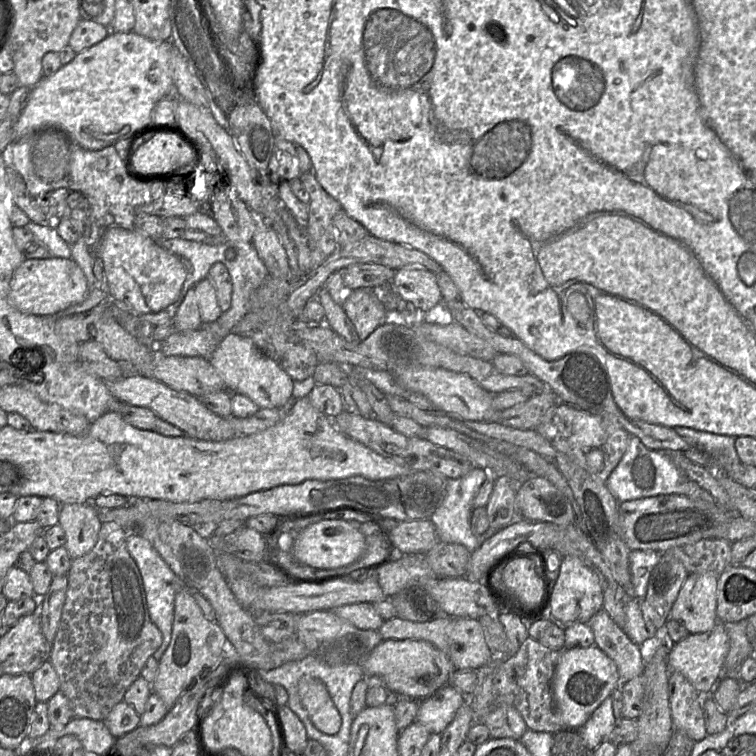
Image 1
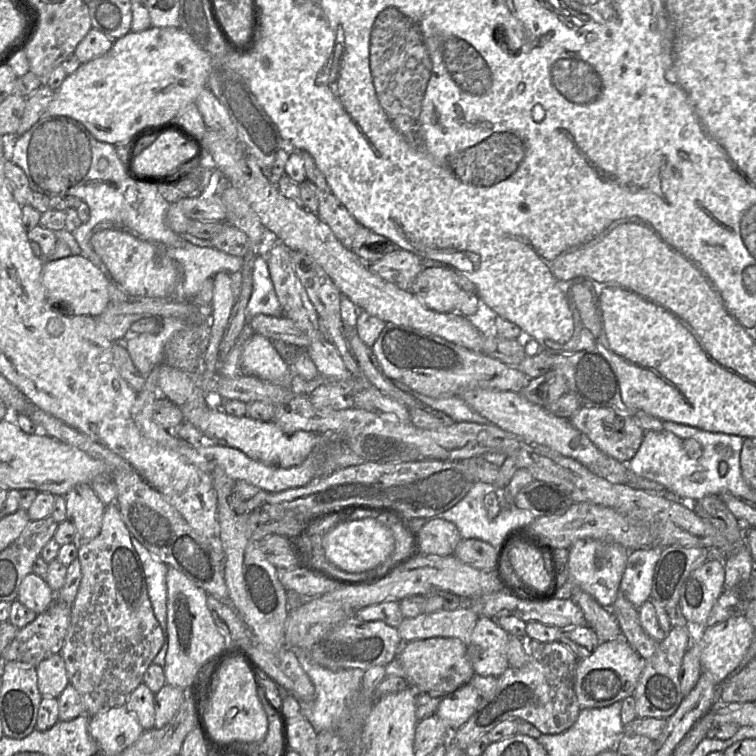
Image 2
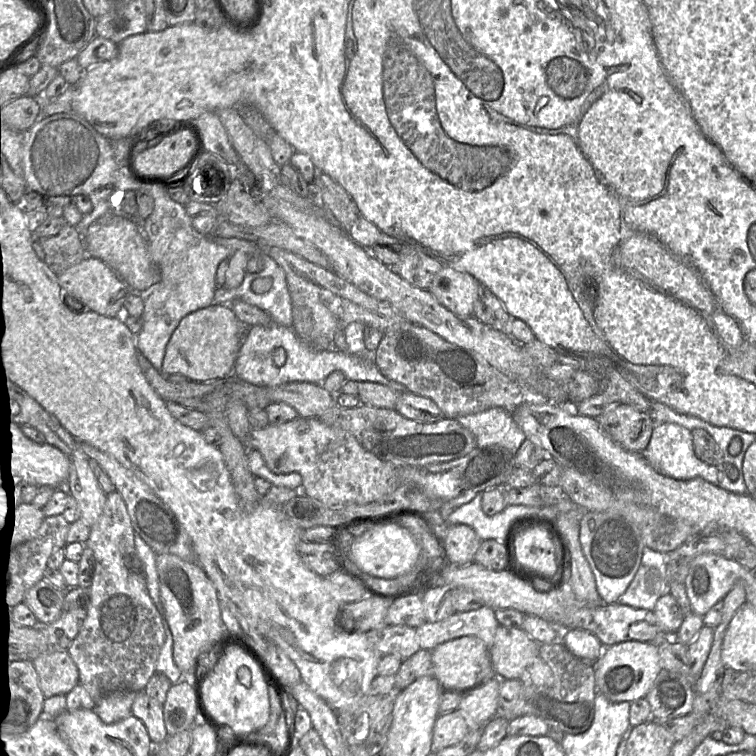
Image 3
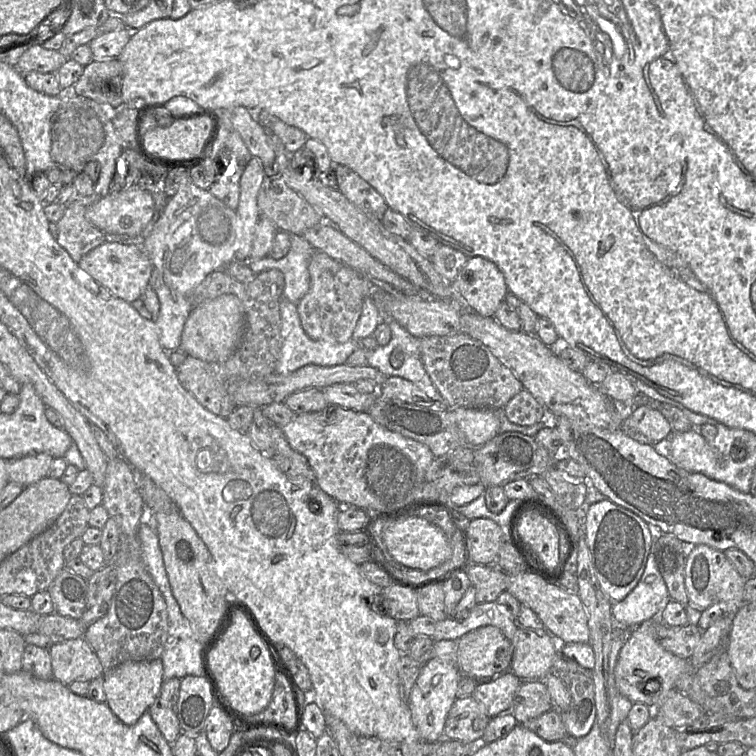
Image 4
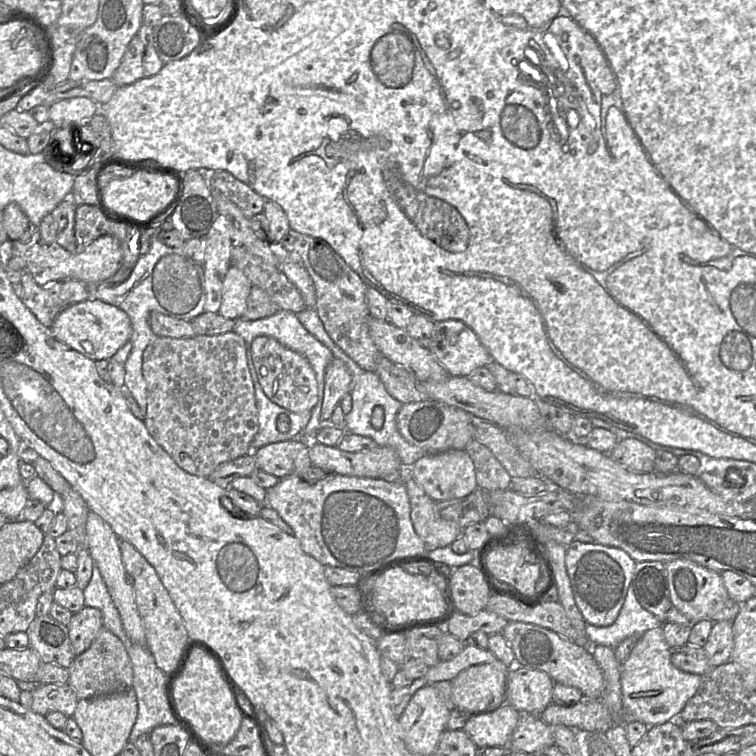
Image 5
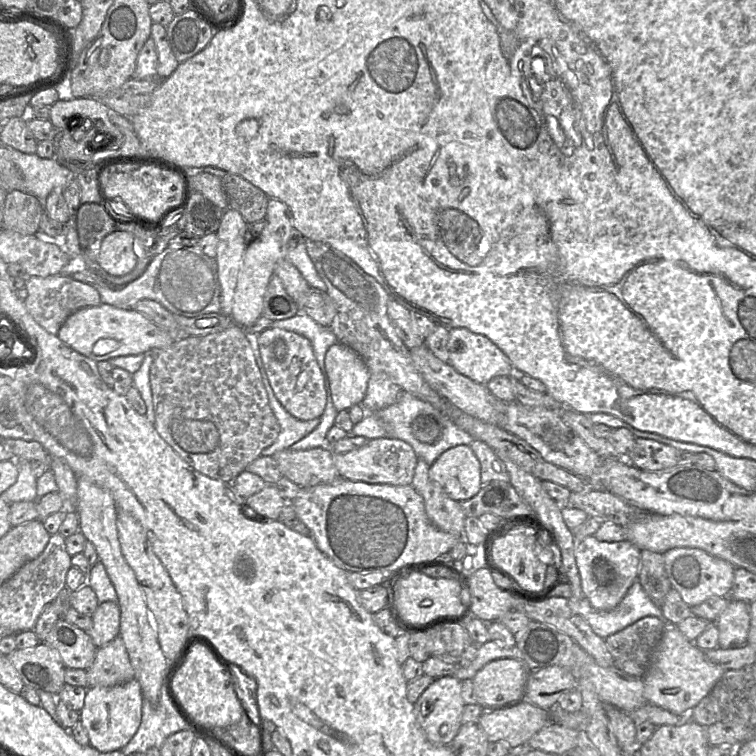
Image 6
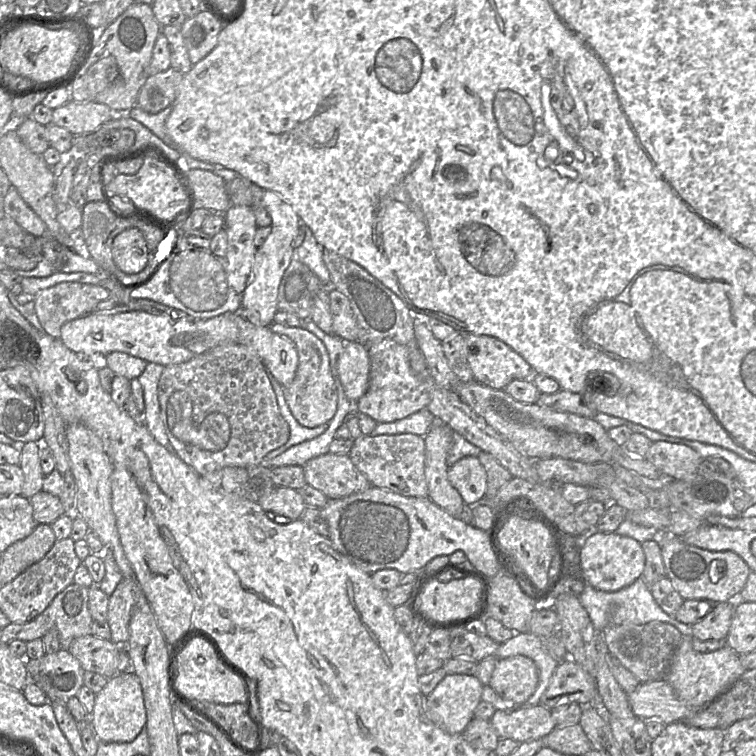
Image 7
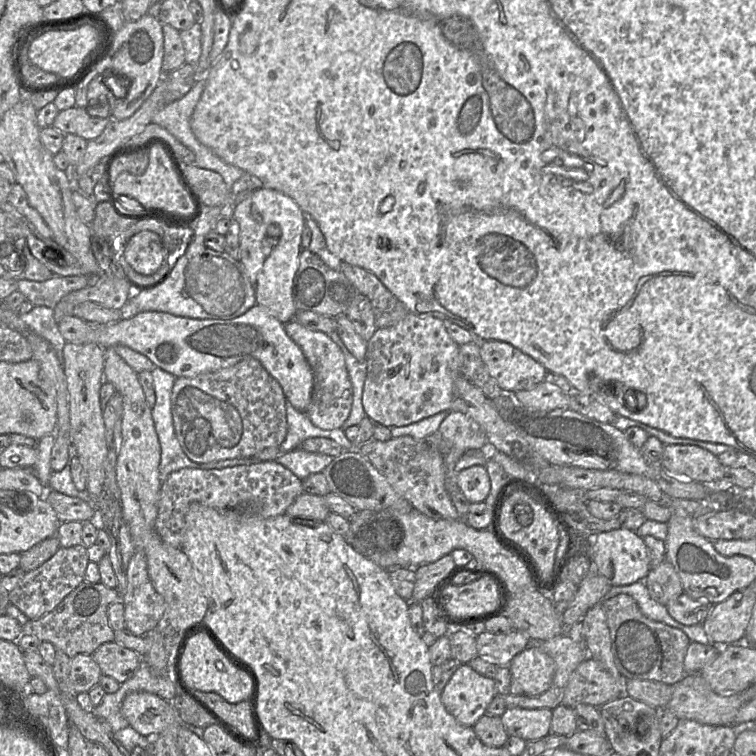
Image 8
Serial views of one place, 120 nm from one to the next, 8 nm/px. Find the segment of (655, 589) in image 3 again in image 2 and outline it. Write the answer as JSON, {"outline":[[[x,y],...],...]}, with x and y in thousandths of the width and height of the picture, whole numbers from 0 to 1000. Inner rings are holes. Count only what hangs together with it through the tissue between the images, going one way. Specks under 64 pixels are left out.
{"outline":[[[861,722],[833,729],[831,733],[820,784],[841,804],[861,791],[865,754],[876,729],[873,722]]]}

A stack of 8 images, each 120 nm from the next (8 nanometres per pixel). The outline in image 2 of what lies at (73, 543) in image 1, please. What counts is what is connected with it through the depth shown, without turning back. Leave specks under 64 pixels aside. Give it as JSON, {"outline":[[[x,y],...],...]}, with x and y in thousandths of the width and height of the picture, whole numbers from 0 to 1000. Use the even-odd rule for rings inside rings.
{"outline":[[[103,640],[87,655],[87,684],[101,700],[103,721],[119,717],[135,698],[140,668],[124,651],[120,640]]]}

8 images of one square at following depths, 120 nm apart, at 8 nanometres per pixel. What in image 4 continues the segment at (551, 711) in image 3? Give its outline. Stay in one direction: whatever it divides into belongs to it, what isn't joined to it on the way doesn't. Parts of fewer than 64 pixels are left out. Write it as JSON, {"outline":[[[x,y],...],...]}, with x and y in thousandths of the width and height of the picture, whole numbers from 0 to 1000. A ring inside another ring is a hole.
{"outline":[[[739,864],[728,884],[728,892],[738,897],[754,918],[754,930],[749,938],[735,939],[729,933],[728,939],[737,942],[750,972],[761,978],[774,974],[788,951],[783,888]]]}

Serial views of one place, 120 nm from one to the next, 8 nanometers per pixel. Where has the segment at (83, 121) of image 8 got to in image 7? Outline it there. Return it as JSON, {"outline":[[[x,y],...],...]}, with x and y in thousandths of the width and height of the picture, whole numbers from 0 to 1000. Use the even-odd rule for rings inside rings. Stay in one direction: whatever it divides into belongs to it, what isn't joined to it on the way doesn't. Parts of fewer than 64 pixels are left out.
{"outline":[[[94,132],[70,146],[69,163],[89,171],[97,179],[111,179],[127,173],[151,156],[152,151],[152,147],[135,136]]]}

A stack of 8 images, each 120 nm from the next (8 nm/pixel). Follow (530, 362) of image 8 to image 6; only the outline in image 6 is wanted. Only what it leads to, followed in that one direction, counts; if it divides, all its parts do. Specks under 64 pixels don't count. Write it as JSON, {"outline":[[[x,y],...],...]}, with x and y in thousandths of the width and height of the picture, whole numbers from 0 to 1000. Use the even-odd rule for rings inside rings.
{"outline":[[[607,433],[594,435],[593,481],[624,504],[642,509],[652,499],[676,497],[679,483],[642,443]]]}

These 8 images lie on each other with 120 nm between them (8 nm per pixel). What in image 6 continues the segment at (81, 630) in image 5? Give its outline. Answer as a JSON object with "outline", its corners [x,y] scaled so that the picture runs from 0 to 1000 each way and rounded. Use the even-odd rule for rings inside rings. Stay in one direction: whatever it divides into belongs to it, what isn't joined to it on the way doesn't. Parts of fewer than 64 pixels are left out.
{"outline":[[[138,796],[123,811],[122,829],[112,835],[128,857],[132,857],[159,837],[159,804],[155,796]]]}

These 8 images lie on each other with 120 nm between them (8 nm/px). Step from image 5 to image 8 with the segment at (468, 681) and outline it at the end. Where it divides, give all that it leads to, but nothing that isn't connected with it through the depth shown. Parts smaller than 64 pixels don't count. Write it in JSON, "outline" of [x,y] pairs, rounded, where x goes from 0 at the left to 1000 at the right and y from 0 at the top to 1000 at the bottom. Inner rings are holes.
{"outline":[[[704,851],[673,877],[675,918],[708,922],[726,911],[734,893],[731,872]]]}

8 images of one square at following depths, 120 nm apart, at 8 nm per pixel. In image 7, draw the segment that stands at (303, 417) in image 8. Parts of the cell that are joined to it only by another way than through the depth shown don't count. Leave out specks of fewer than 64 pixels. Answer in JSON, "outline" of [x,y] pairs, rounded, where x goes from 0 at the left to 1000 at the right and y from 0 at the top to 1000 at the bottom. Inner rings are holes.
{"outline":[[[354,489],[353,495],[364,519],[370,546],[382,563],[384,574],[380,585],[376,589],[351,602],[348,606],[351,610],[358,608],[360,606],[373,601],[389,589],[418,579],[434,566],[434,561],[426,561],[415,566],[405,566],[396,561],[388,552],[380,536],[374,520],[374,511],[361,499],[361,496]]]}

